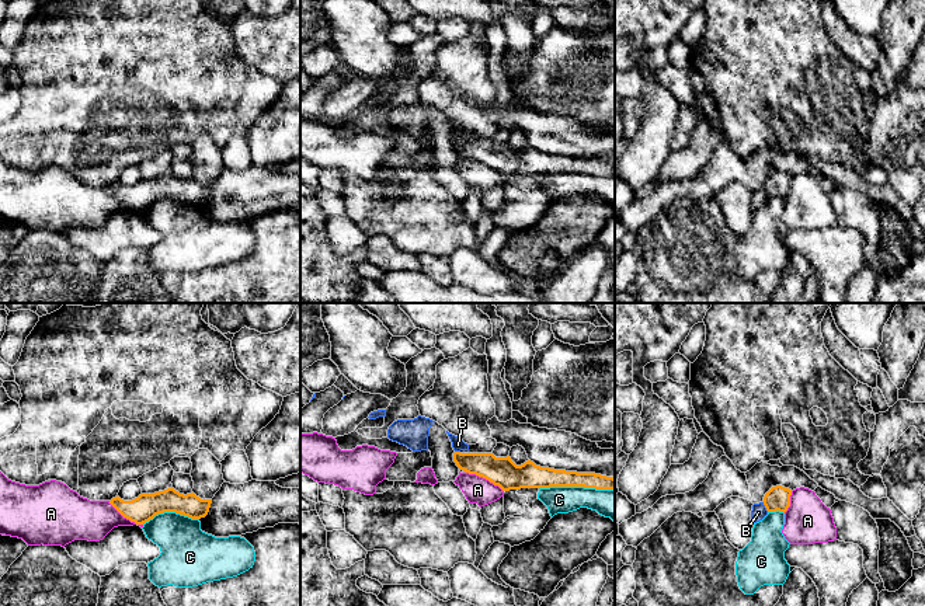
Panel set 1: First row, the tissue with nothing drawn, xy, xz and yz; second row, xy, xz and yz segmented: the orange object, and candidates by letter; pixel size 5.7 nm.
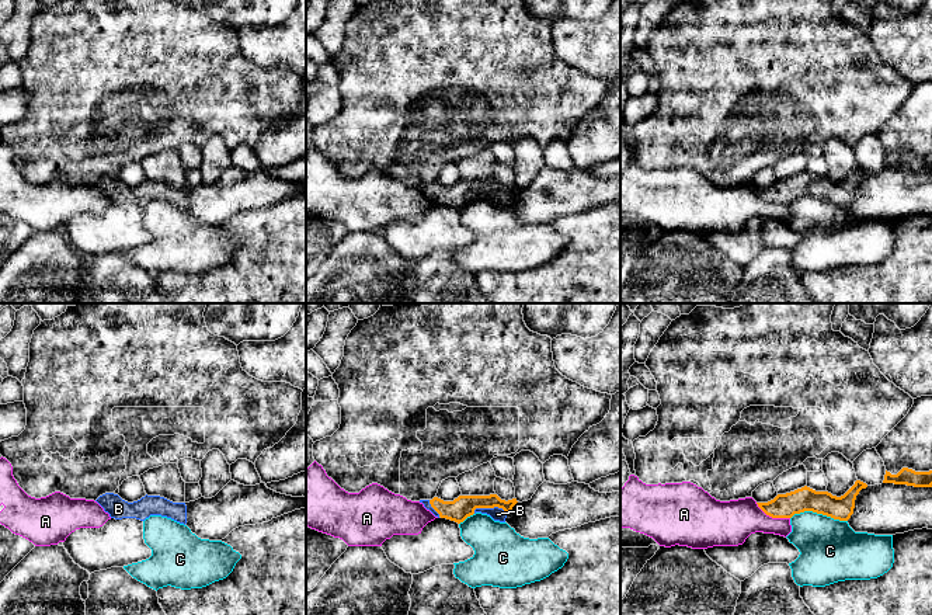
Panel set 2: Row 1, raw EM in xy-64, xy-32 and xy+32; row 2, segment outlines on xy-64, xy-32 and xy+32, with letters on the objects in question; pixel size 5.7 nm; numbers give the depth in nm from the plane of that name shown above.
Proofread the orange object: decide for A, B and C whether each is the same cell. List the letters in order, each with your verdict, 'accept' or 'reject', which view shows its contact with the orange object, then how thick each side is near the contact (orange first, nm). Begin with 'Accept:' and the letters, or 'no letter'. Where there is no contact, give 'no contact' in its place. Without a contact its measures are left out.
Accept: B
A: reject; contact in xz; calibres 170 and 160 nm
B: accept; contact in yz; calibres 140 and 90 nm
C: reject; contact in xz; calibres 130 and 170 nm

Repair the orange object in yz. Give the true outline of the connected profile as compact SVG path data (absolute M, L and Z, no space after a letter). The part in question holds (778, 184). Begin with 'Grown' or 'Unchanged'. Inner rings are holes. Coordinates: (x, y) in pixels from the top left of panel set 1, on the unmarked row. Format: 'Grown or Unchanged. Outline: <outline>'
Grown. Outline: M782 171L772 173L764 182L764 187L752 191L751 206L757 209L769 198L786 198L790 192L792 175Z

